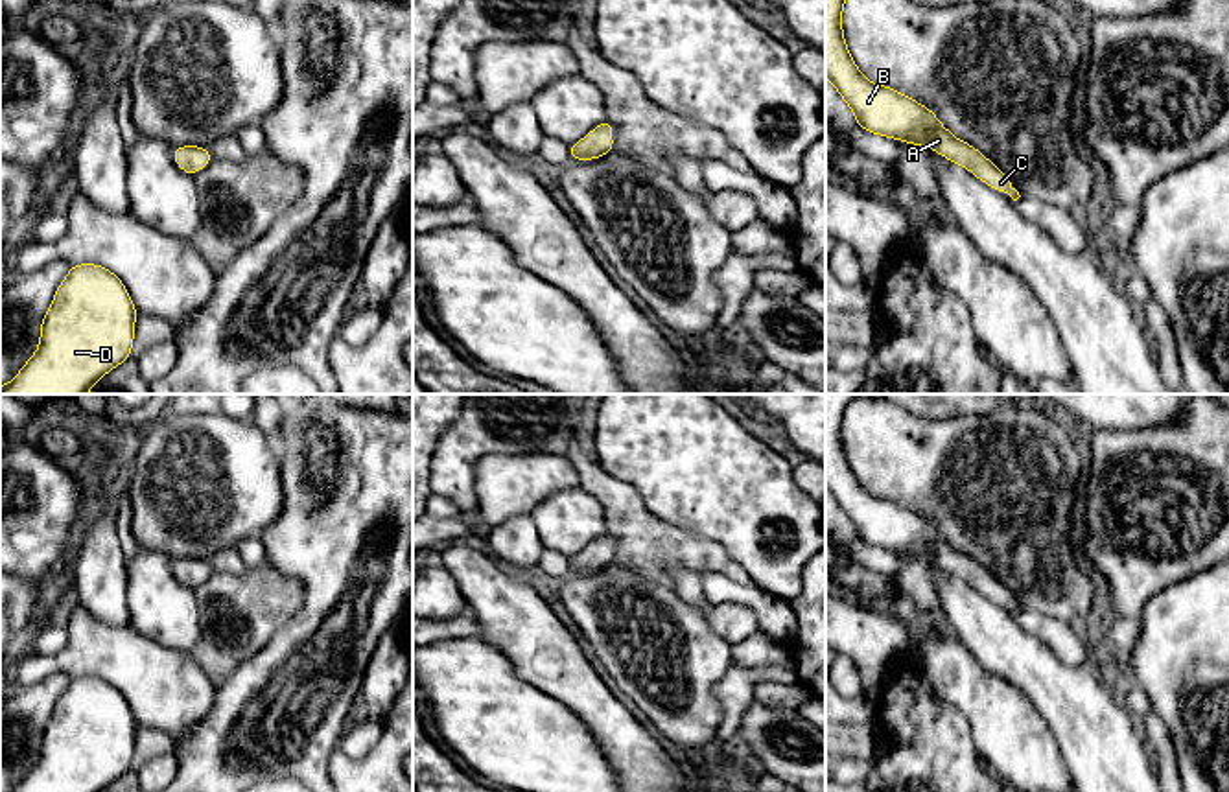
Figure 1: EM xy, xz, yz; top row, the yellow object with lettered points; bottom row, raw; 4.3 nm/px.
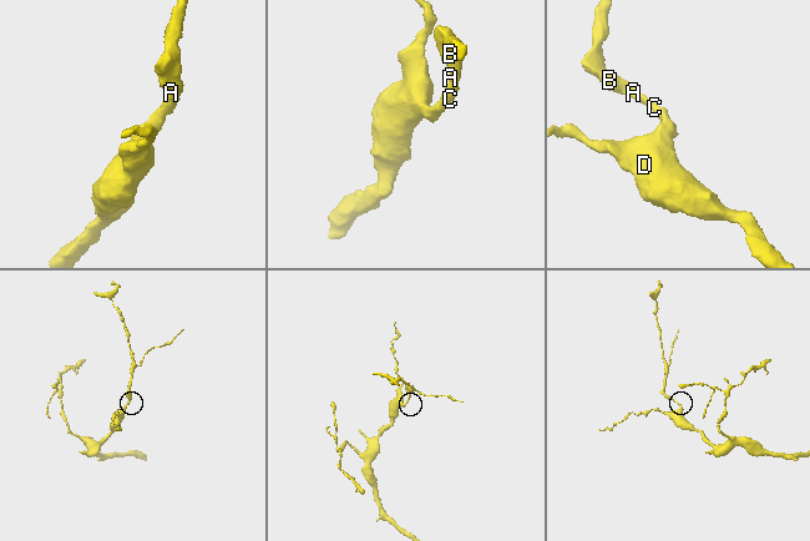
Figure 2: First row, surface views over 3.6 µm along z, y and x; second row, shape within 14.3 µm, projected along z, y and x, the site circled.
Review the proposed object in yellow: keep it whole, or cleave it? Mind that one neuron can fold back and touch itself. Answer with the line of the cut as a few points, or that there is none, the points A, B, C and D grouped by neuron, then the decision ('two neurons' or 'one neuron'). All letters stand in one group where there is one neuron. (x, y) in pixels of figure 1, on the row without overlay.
no cut | A B C D | one neuron

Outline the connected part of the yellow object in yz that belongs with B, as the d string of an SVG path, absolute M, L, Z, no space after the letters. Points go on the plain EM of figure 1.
M825 394L825 490L849 518L857 538L868 545L929 558L947 573L969 582L977 591L1013 613L1021 608L1010 591L971 556L958 553L925 518L901 505L868 494L849 468L842 444L846 409L859 394Z

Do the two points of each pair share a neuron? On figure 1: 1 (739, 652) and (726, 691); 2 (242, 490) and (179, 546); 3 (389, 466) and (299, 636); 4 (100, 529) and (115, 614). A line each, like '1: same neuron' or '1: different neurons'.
1: different neurons
2: same neuron
3: same neuron
4: same neuron

